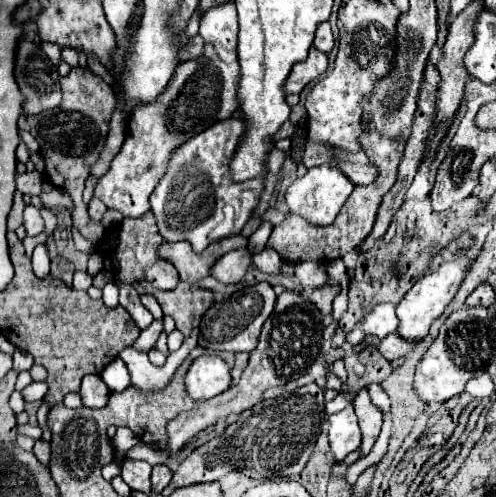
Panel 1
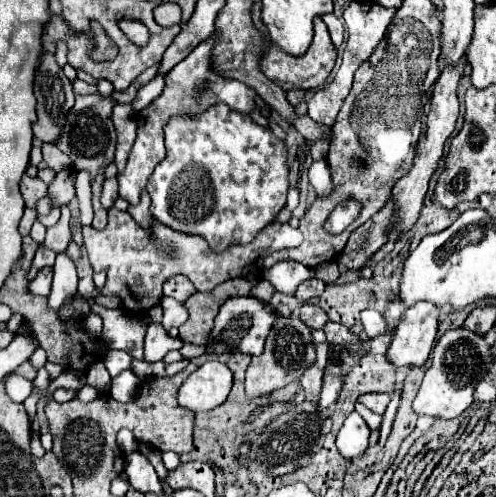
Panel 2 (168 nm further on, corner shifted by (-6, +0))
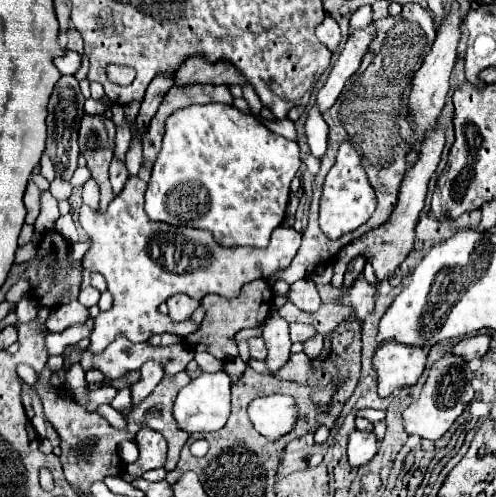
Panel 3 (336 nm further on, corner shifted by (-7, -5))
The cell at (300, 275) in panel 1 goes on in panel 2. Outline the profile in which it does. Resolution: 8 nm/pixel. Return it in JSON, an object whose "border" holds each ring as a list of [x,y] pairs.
{"border":[[[308,278],[308,280],[304,280],[300,286],[298,286],[298,290],[296,290],[296,298],[300,298],[300,300],[310,300],[310,298],[314,298],[314,296],[320,296],[322,292],[324,292],[324,288],[326,288],[326,284],[322,282],[322,280],[318,280],[318,278]]]}

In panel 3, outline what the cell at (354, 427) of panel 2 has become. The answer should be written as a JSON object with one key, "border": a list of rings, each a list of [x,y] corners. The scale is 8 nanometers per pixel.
{"border":[[[353,431],[349,437],[349,447],[347,447],[347,455],[349,455],[349,463],[353,467],[361,467],[365,463],[369,463],[377,453],[377,437],[375,433],[363,433],[363,431]]]}

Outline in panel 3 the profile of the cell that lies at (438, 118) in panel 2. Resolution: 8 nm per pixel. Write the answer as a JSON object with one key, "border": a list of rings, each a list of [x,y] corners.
{"border":[[[435,129],[435,131],[431,131],[431,133],[427,135],[425,145],[423,145],[421,155],[419,155],[419,161],[407,171],[407,175],[405,175],[405,179],[403,179],[403,183],[401,183],[399,199],[397,199],[397,205],[395,205],[391,217],[389,217],[383,225],[379,225],[379,227],[367,231],[363,237],[351,241],[349,245],[345,245],[345,247],[337,253],[335,263],[333,263],[333,269],[335,269],[335,275],[333,275],[333,281],[331,281],[333,287],[341,287],[341,283],[343,283],[343,273],[345,273],[347,263],[349,263],[353,257],[359,257],[359,255],[363,255],[363,257],[373,265],[377,283],[387,281],[387,279],[391,279],[391,277],[395,275],[397,267],[399,267],[399,265],[407,259],[407,255],[413,251],[413,235],[415,235],[417,217],[419,217],[419,213],[421,213],[421,209],[423,209],[423,201],[425,201],[425,195],[427,195],[427,183],[429,183],[431,175],[435,173],[435,169],[437,169],[437,165],[439,165],[443,145],[445,145],[445,135],[443,135],[441,129]]]}

